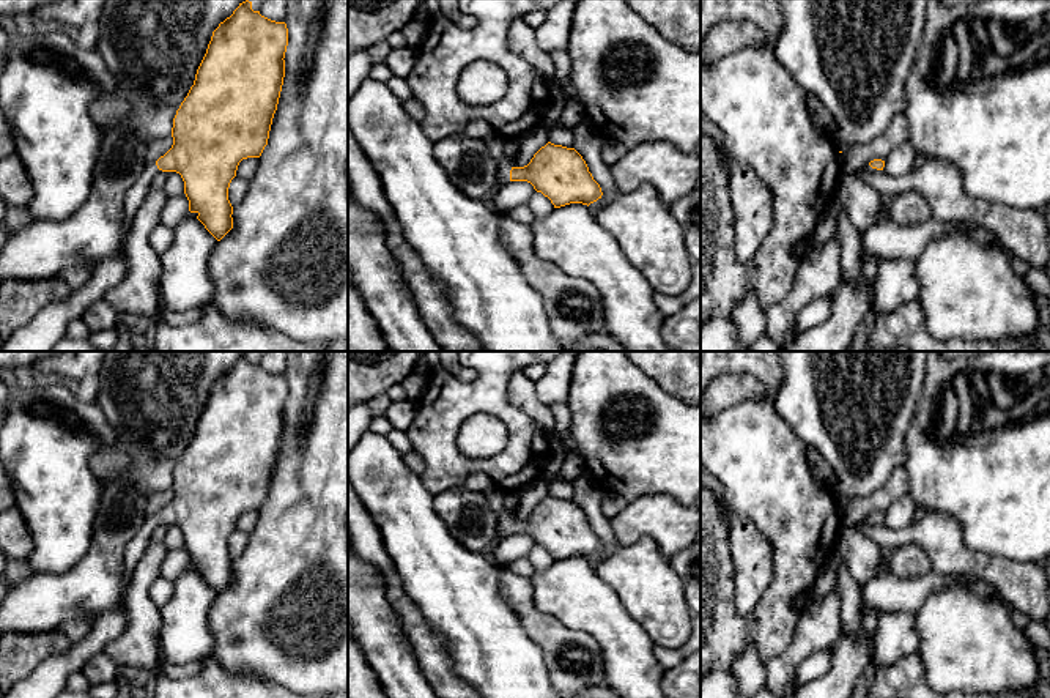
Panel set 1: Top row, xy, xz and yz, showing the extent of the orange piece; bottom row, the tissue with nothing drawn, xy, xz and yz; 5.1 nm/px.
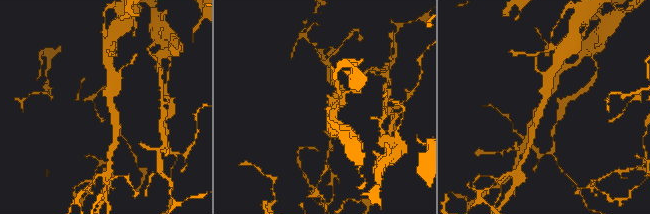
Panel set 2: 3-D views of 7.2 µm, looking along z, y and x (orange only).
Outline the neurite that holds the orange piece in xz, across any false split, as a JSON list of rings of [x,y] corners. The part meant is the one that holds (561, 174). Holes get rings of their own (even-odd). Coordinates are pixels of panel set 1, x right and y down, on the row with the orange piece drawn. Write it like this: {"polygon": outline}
{"polygon": [[[499,132],[488,136],[485,140],[497,164],[497,178],[504,184],[508,181],[527,181],[537,192],[548,197],[554,208],[570,203],[589,206],[603,195],[586,161],[575,148],[548,142],[527,165],[513,167],[504,156],[505,139]]]}

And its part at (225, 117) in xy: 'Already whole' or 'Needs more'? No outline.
Needs more

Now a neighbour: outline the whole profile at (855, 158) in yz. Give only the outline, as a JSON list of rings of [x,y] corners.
[[[900,113],[896,115],[885,132],[864,145],[855,145],[841,153],[841,170],[856,173],[867,167],[871,161],[886,162],[889,153],[908,139],[908,121]]]

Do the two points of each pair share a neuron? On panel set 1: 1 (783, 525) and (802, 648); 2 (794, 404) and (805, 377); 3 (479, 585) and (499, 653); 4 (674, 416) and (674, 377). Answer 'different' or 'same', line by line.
1: different
2: same
3: same
4: different

